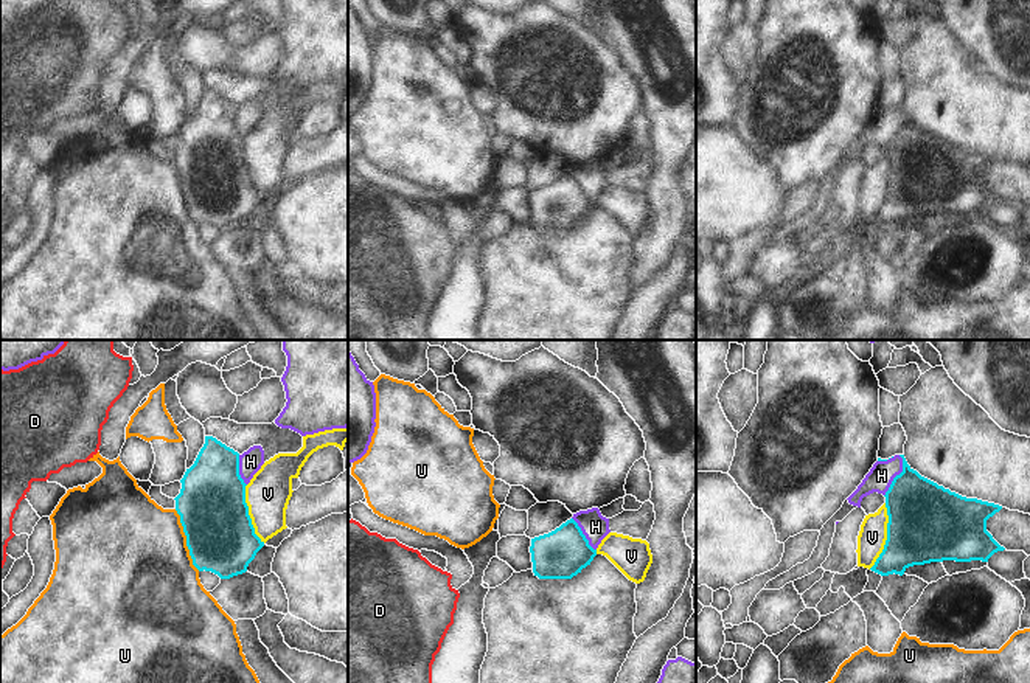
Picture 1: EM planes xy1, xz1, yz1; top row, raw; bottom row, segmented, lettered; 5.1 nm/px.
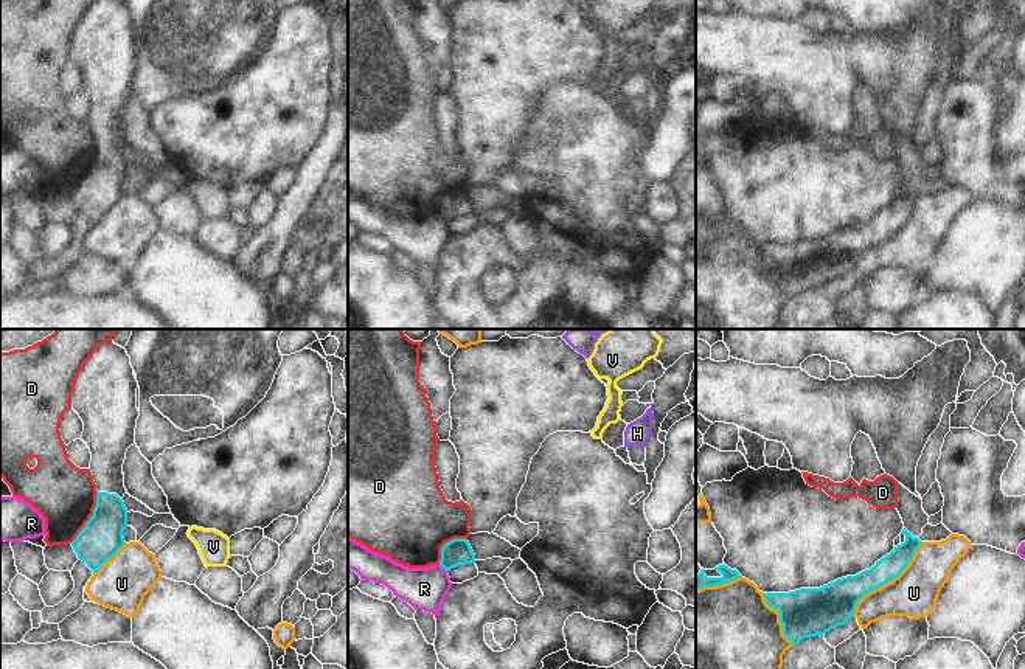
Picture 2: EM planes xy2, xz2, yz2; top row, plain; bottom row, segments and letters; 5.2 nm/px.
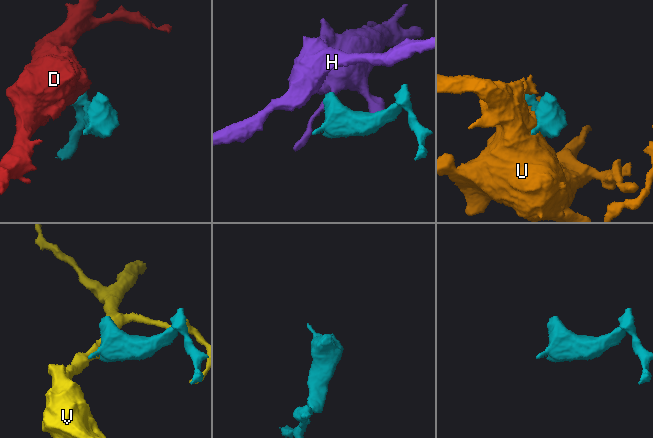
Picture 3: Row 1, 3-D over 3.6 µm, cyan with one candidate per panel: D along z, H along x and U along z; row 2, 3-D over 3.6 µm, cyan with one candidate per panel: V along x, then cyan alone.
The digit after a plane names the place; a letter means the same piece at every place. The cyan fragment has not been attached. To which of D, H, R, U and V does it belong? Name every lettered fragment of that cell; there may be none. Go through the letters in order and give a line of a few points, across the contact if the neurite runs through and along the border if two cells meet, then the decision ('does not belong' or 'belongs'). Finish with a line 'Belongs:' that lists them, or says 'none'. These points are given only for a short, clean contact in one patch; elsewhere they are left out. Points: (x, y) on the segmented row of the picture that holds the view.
D: line xy2 (98, 492), (93, 514), (70, 542); does not belong
H: line yz1 (900, 455), (901, 471), (884, 495); does not belong
R: line xz2 (438, 564), (446, 571); does not belong
U: does not belong
V: does not belong
Belongs: none

